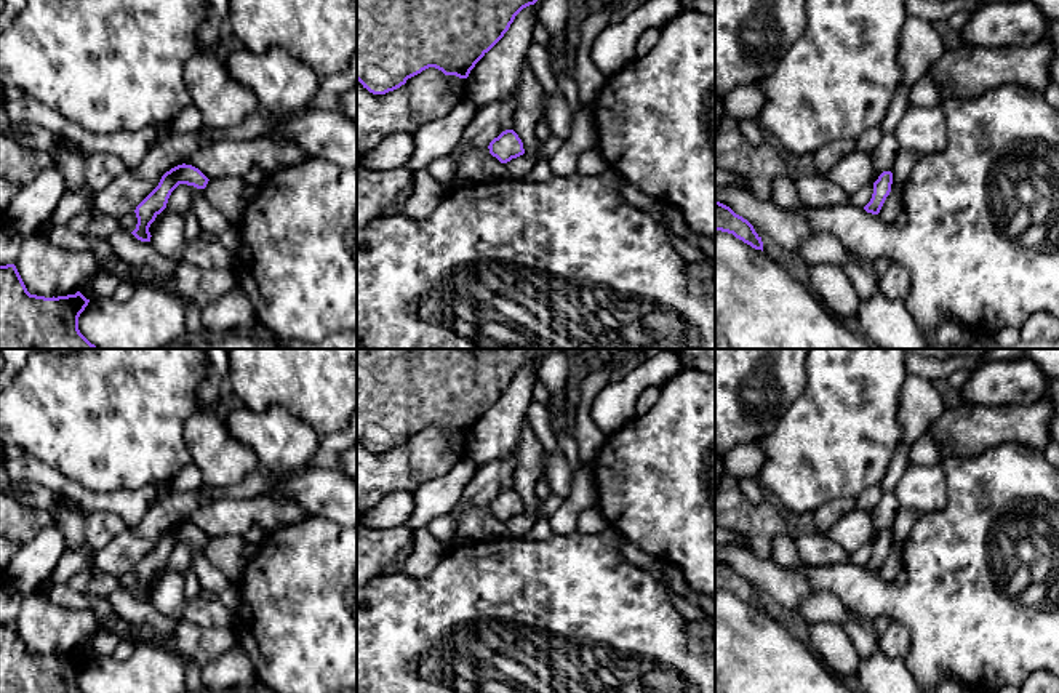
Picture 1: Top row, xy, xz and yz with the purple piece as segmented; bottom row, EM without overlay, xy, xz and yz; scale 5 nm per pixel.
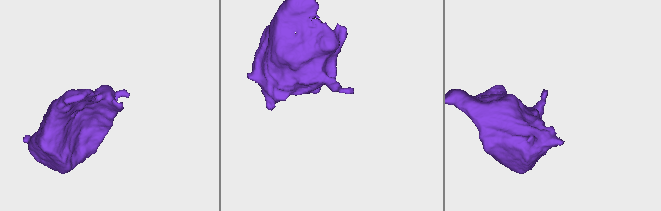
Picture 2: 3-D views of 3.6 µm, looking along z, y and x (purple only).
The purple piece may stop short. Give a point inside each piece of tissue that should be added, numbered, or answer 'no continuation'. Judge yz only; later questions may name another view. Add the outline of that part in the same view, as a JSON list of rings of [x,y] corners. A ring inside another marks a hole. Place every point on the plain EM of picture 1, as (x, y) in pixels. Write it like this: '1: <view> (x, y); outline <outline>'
no continuation

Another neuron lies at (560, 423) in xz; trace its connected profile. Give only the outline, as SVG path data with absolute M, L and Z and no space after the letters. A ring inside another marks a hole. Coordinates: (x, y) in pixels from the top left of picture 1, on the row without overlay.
M550 399L547 408L550 410L552 427L555 435L560 435L561 432L574 435L574 427L576 427L574 415L563 416L561 405L553 399Z

